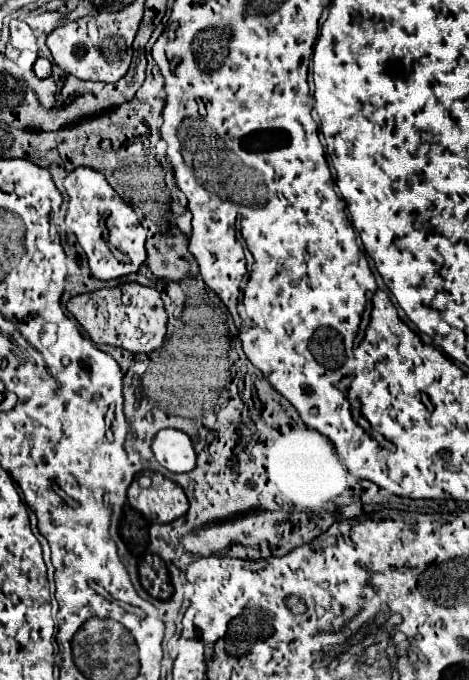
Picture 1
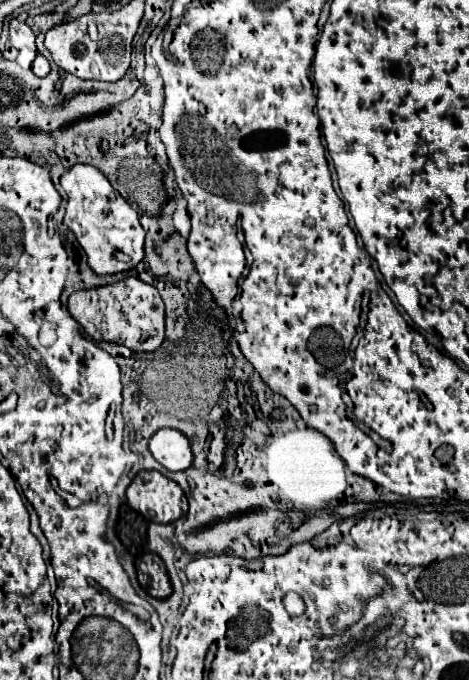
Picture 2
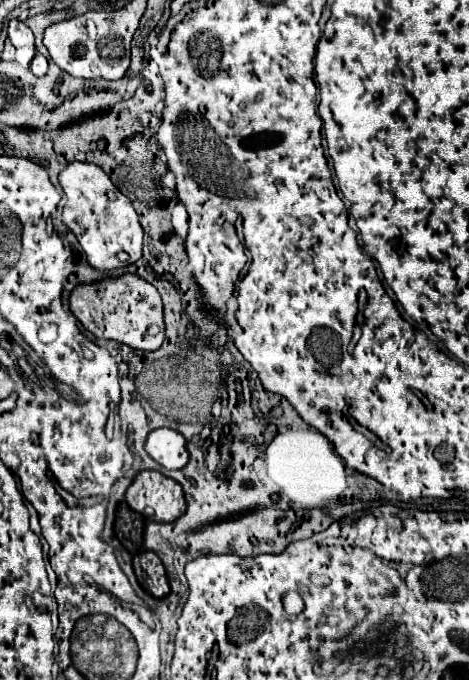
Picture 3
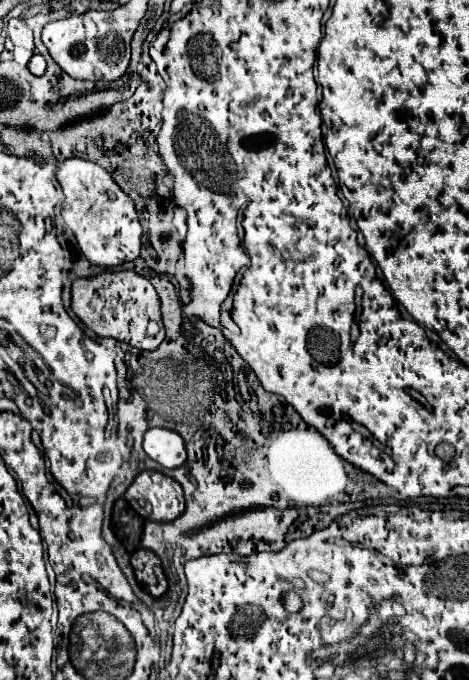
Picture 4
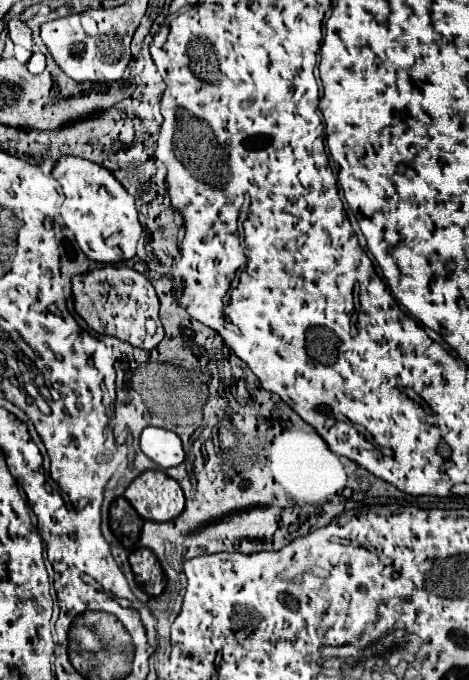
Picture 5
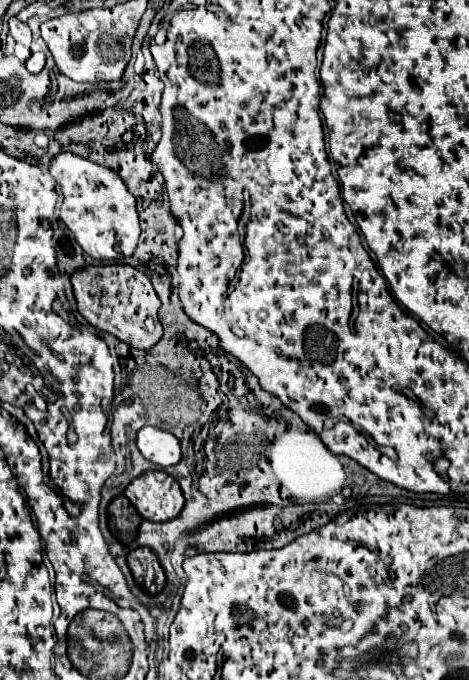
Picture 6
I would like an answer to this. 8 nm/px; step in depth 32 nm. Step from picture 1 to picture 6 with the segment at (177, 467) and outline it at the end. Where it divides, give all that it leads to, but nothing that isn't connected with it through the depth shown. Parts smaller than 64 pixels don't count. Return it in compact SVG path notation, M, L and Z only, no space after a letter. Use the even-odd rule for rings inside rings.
M142 426L136 434L136 446L146 460L150 460L162 468L174 466L182 458L180 440L162 428Z

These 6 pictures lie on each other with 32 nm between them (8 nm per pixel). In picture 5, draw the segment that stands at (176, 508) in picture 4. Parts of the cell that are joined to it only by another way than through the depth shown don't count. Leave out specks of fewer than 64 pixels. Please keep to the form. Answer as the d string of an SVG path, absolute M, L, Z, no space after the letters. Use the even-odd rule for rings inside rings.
M160 470L142 472L124 492L144 520L168 522L182 514L184 494L180 484Z

